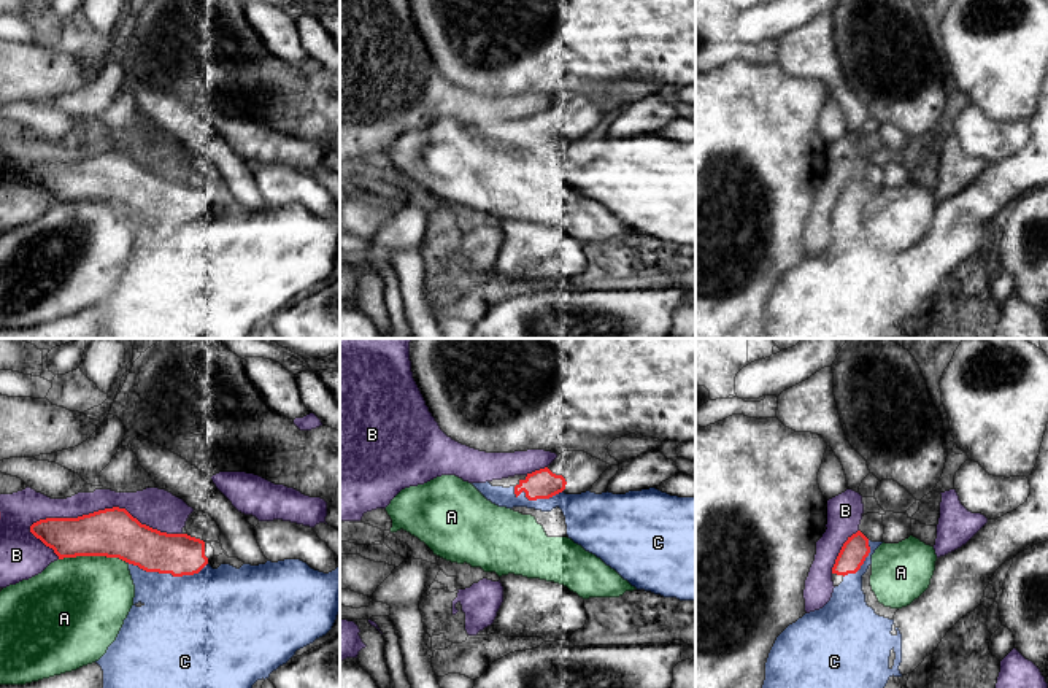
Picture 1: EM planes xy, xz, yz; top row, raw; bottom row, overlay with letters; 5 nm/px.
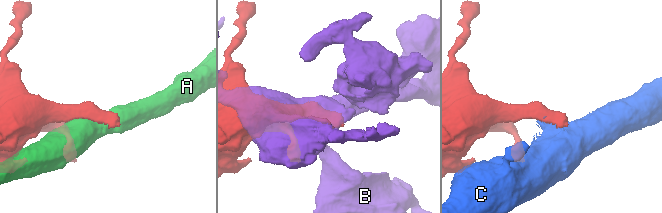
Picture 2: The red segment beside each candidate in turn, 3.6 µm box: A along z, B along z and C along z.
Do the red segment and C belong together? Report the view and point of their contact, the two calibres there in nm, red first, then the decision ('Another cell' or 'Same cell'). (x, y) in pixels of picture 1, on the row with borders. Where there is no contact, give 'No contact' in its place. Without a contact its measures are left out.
Touches red at xy (167, 572). Thickness 220 nm (red) against 440 nm. Another cell

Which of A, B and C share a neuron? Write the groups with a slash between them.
A / B / C

